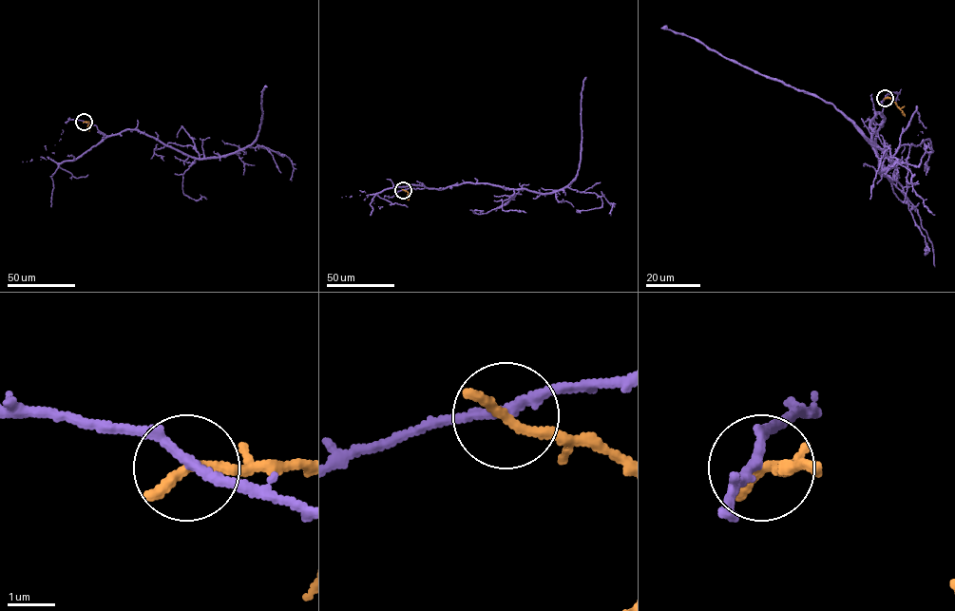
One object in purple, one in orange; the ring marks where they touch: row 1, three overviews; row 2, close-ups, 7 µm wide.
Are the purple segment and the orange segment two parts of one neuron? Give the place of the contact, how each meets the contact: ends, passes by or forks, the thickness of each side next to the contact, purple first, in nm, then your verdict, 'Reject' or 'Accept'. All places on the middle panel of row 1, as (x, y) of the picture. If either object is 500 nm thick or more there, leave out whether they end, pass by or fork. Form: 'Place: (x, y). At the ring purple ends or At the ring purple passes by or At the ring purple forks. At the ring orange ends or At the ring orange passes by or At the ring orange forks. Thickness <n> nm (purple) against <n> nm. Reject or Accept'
Place: (403, 190). At the ring purple passes by. At the ring orange ends. Thickness 200 nm (purple) against 280 nm. Reject

